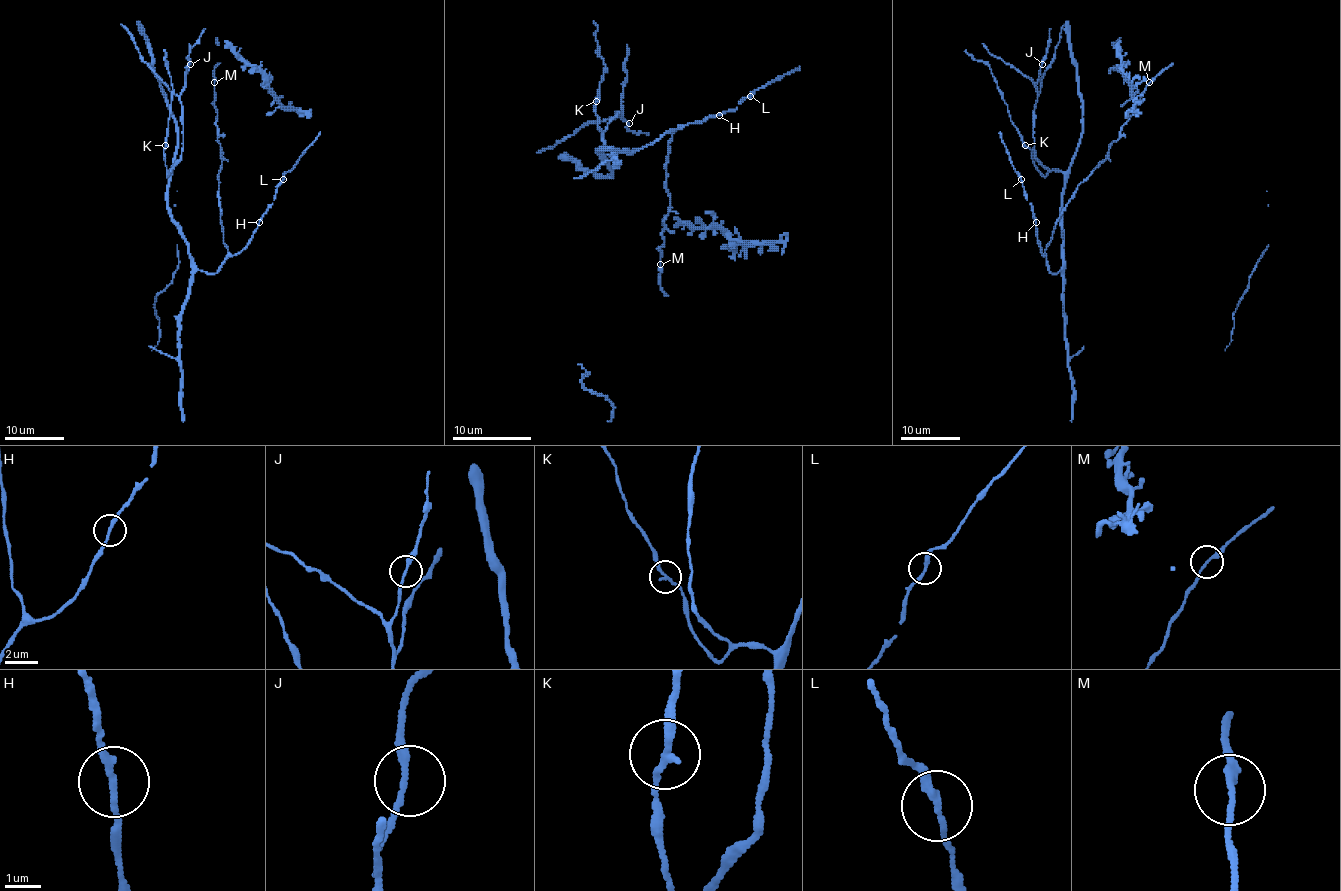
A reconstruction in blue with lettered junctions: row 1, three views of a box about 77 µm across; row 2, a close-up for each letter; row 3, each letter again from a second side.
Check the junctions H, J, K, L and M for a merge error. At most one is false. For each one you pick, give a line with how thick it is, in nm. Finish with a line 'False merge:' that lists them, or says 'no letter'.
False merge: no letter

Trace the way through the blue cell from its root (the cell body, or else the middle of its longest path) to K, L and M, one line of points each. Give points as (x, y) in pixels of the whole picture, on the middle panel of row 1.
K: (646, 145), (637, 150), (599, 150), (601, 152), (603, 133), (594, 111), (595, 101)
L: (646, 145), (690, 123), (699, 123), (705, 117), (733, 111), (750, 96)
M: (646, 145), (678, 127), (668, 143), (666, 192), (670, 209), (662, 231), (660, 264)

